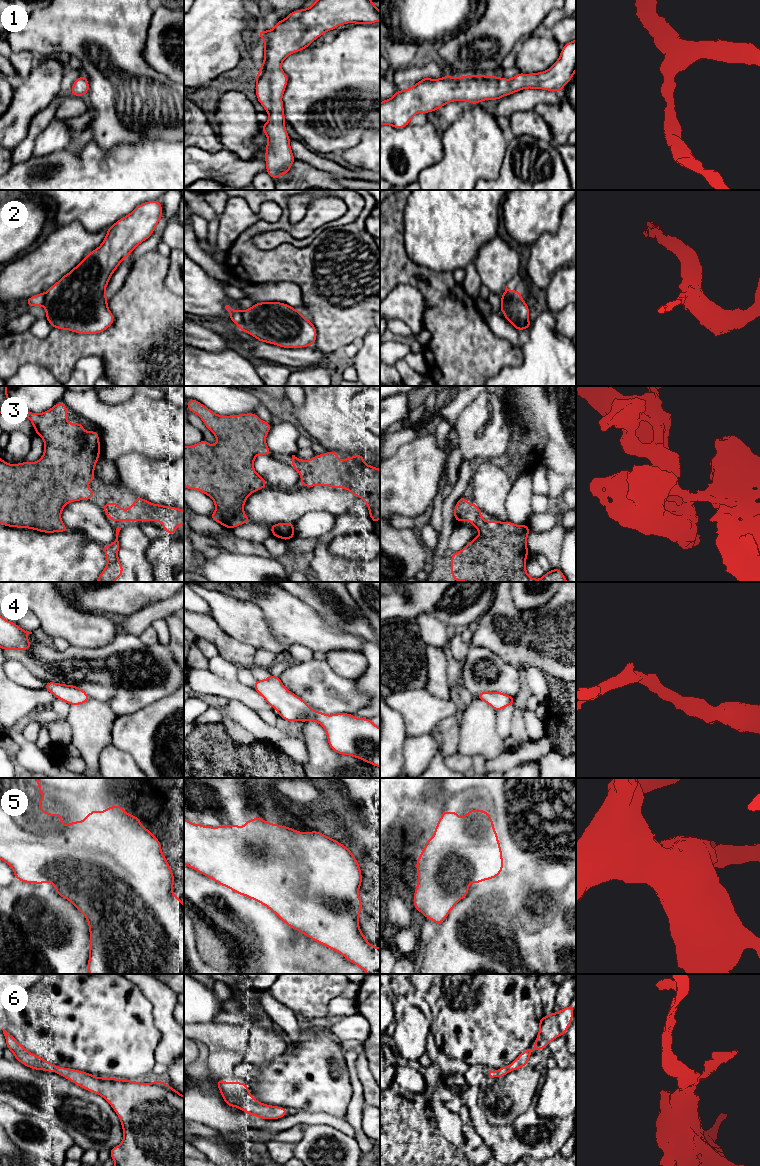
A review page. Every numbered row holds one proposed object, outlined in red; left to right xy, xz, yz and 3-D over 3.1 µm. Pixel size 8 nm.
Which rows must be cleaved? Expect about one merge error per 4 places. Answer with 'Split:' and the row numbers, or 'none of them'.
Split: 2

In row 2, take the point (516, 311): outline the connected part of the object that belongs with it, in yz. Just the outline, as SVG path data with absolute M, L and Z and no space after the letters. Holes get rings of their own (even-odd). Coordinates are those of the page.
M520 293L514 295L510 299L501 295L500 312L504 312L504 318L509 321L517 331L528 329L531 325L529 321L530 310Z

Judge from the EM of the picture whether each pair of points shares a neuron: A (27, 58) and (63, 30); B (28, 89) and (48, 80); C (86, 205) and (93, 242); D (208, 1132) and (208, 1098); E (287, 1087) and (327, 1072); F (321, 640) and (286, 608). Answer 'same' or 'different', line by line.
A: different
B: same
C: different
D: different
E: same
F: same

